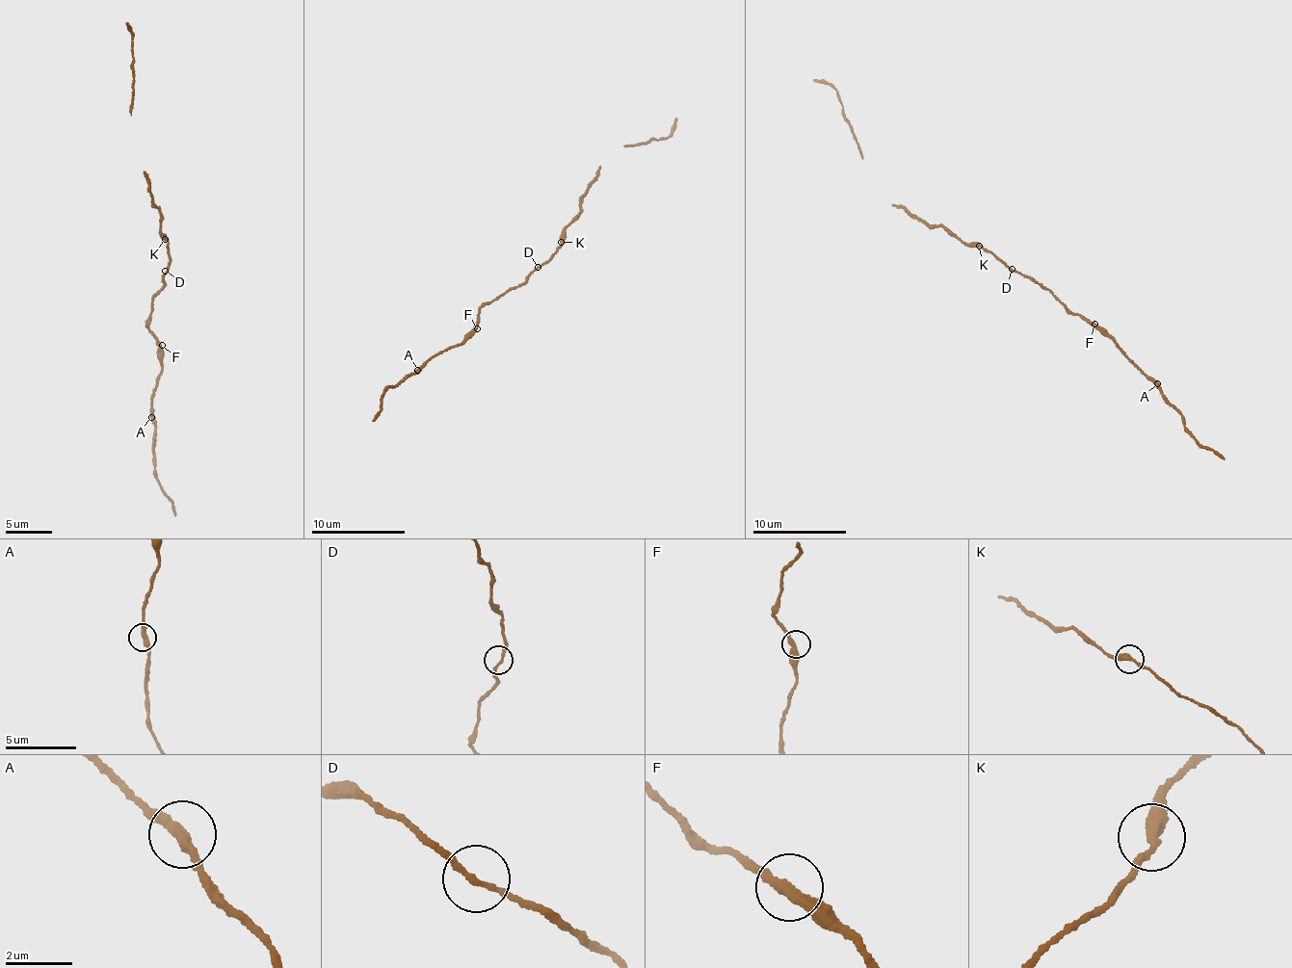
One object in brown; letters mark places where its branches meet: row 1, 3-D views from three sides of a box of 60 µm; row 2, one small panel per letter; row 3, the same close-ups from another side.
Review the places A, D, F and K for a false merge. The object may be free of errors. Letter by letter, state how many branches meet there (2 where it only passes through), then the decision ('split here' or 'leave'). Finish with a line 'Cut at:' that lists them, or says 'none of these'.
A: 2 | leave
D: 2 | leave
F: 2 | leave
K: 2 | leave
Cut at: none of these

